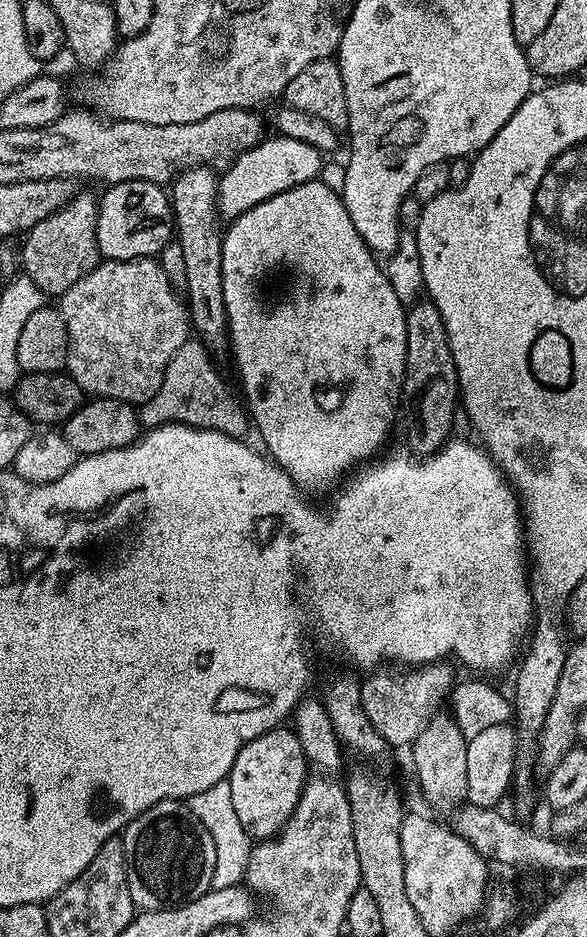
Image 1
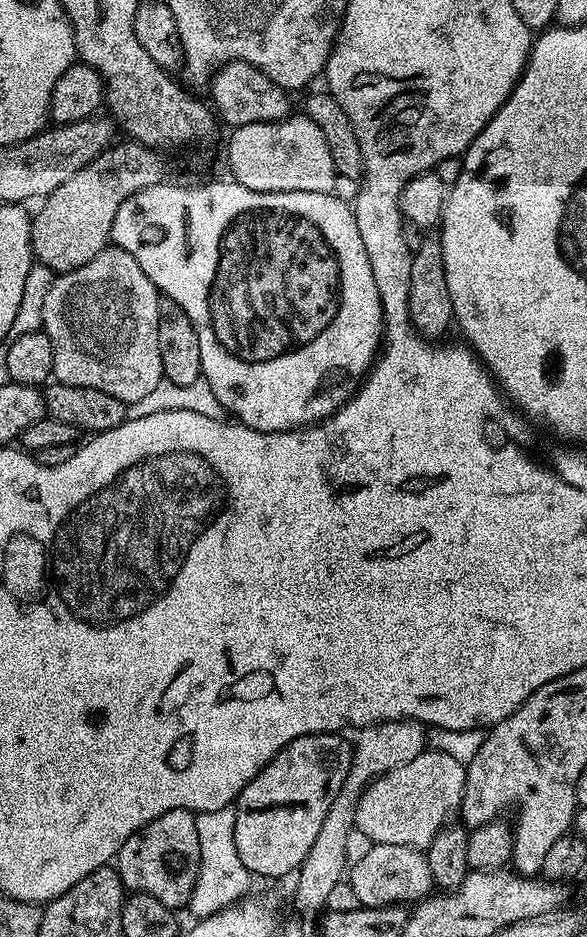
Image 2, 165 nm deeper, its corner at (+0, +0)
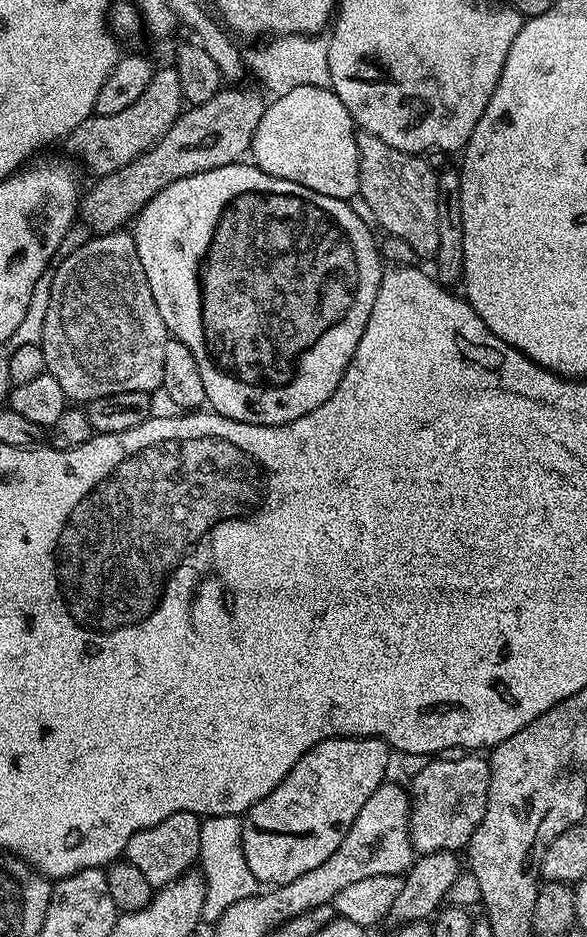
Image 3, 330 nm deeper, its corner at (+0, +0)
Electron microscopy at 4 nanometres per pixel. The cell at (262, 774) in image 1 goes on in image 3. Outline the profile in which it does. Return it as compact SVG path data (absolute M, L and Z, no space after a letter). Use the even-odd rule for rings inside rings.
M333 736L302 754L280 785L243 813L242 850L246 854L246 864L250 866L250 874L254 874L261 885L283 886L294 882L294 878L302 878L302 874L314 870L314 866L322 866L322 862L342 846L342 838L346 838L350 826L354 826L354 818L358 818L358 810L362 810L370 794L385 783L388 752L389 745L379 738Z

